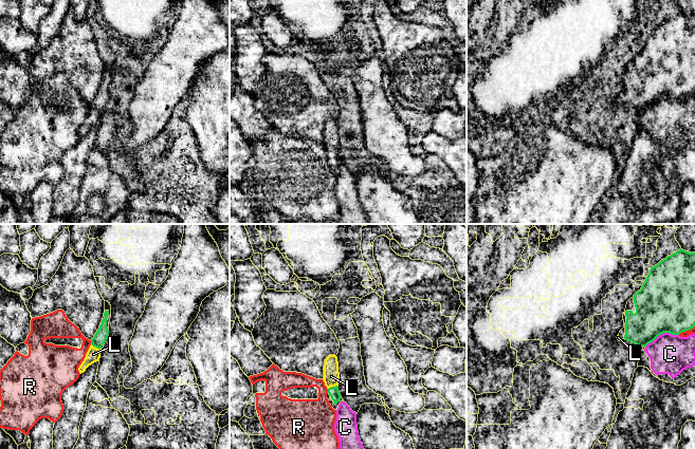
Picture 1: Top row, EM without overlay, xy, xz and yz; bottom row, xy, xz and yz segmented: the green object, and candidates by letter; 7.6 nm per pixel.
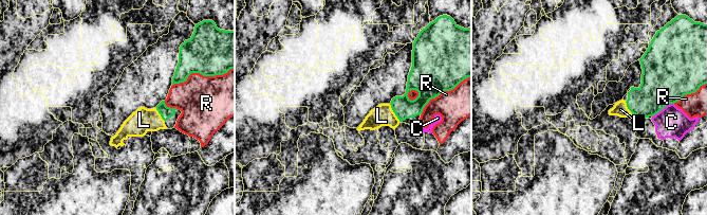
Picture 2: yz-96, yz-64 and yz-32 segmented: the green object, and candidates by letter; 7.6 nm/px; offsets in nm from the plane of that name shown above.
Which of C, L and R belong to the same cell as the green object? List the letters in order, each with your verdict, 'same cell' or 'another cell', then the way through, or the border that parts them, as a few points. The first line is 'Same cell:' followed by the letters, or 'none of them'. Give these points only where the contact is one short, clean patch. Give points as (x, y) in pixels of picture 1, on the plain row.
Same cell: L
C: another cell | along yz (678, 97), (661, 96), (645, 110)
L: same cell | across xy (102, 98), (96, 110), (93, 117)
R: another cell

